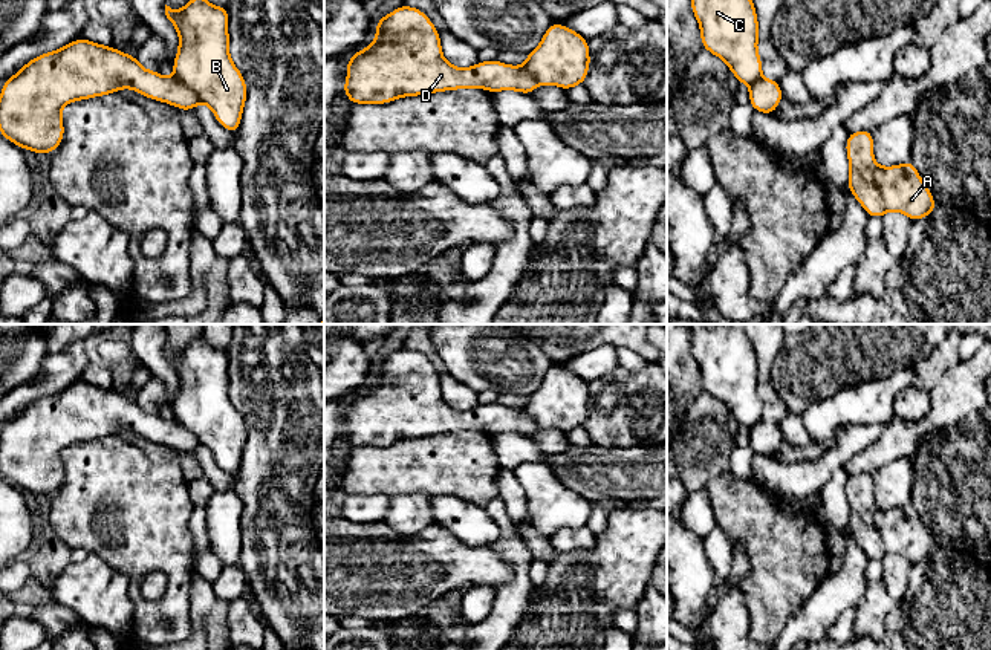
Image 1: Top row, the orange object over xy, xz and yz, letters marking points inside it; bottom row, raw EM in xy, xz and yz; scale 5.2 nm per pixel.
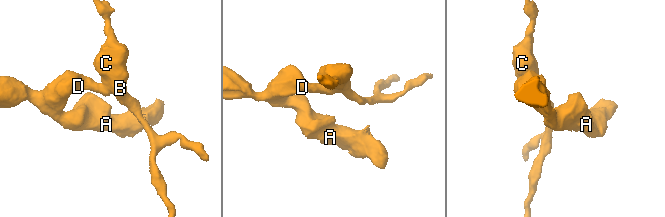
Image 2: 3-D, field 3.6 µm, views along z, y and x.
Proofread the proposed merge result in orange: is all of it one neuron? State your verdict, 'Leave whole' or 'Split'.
Split

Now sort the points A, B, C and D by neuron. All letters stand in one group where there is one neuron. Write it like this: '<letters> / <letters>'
A D / B C

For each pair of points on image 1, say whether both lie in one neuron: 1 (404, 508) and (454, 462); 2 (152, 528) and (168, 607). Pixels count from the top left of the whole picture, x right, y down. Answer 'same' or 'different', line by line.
1: different
2: same

